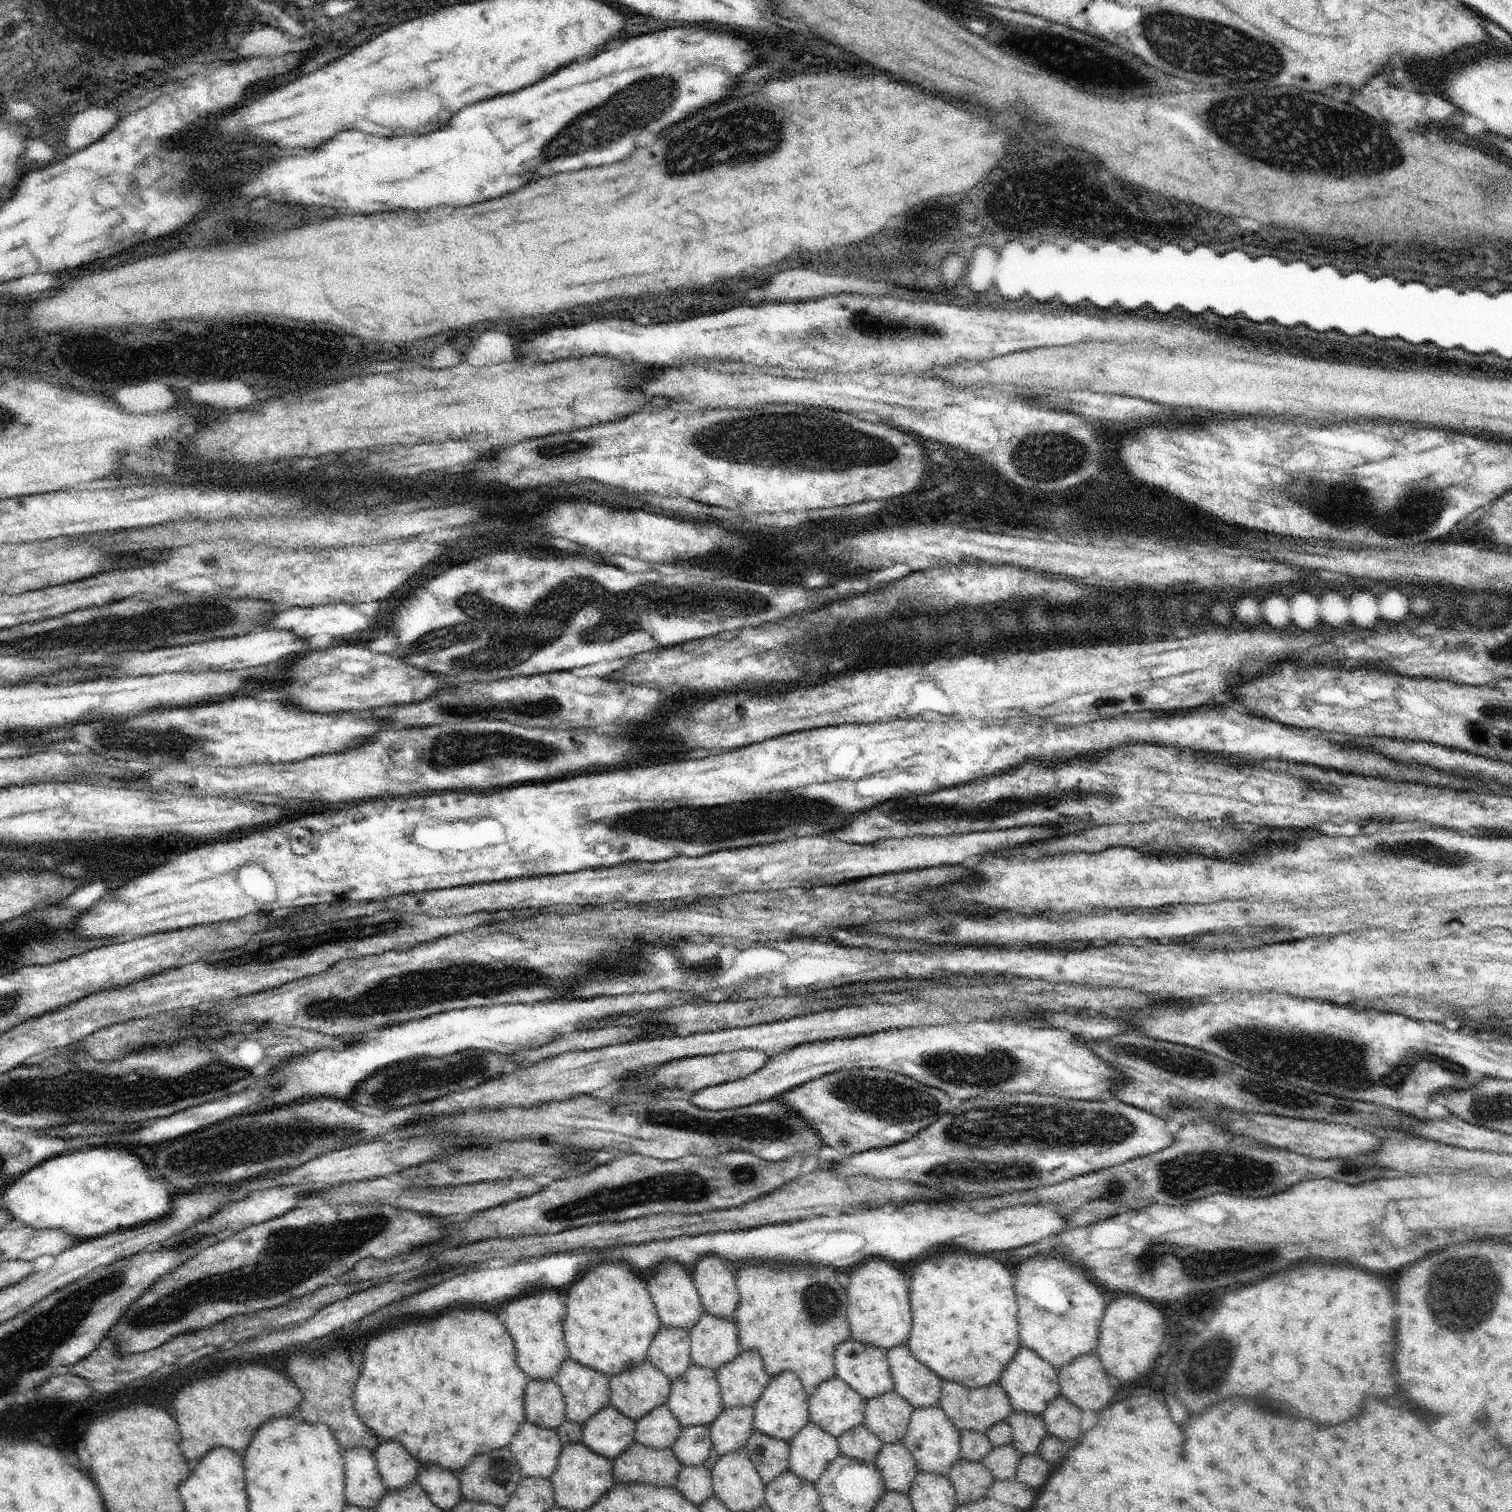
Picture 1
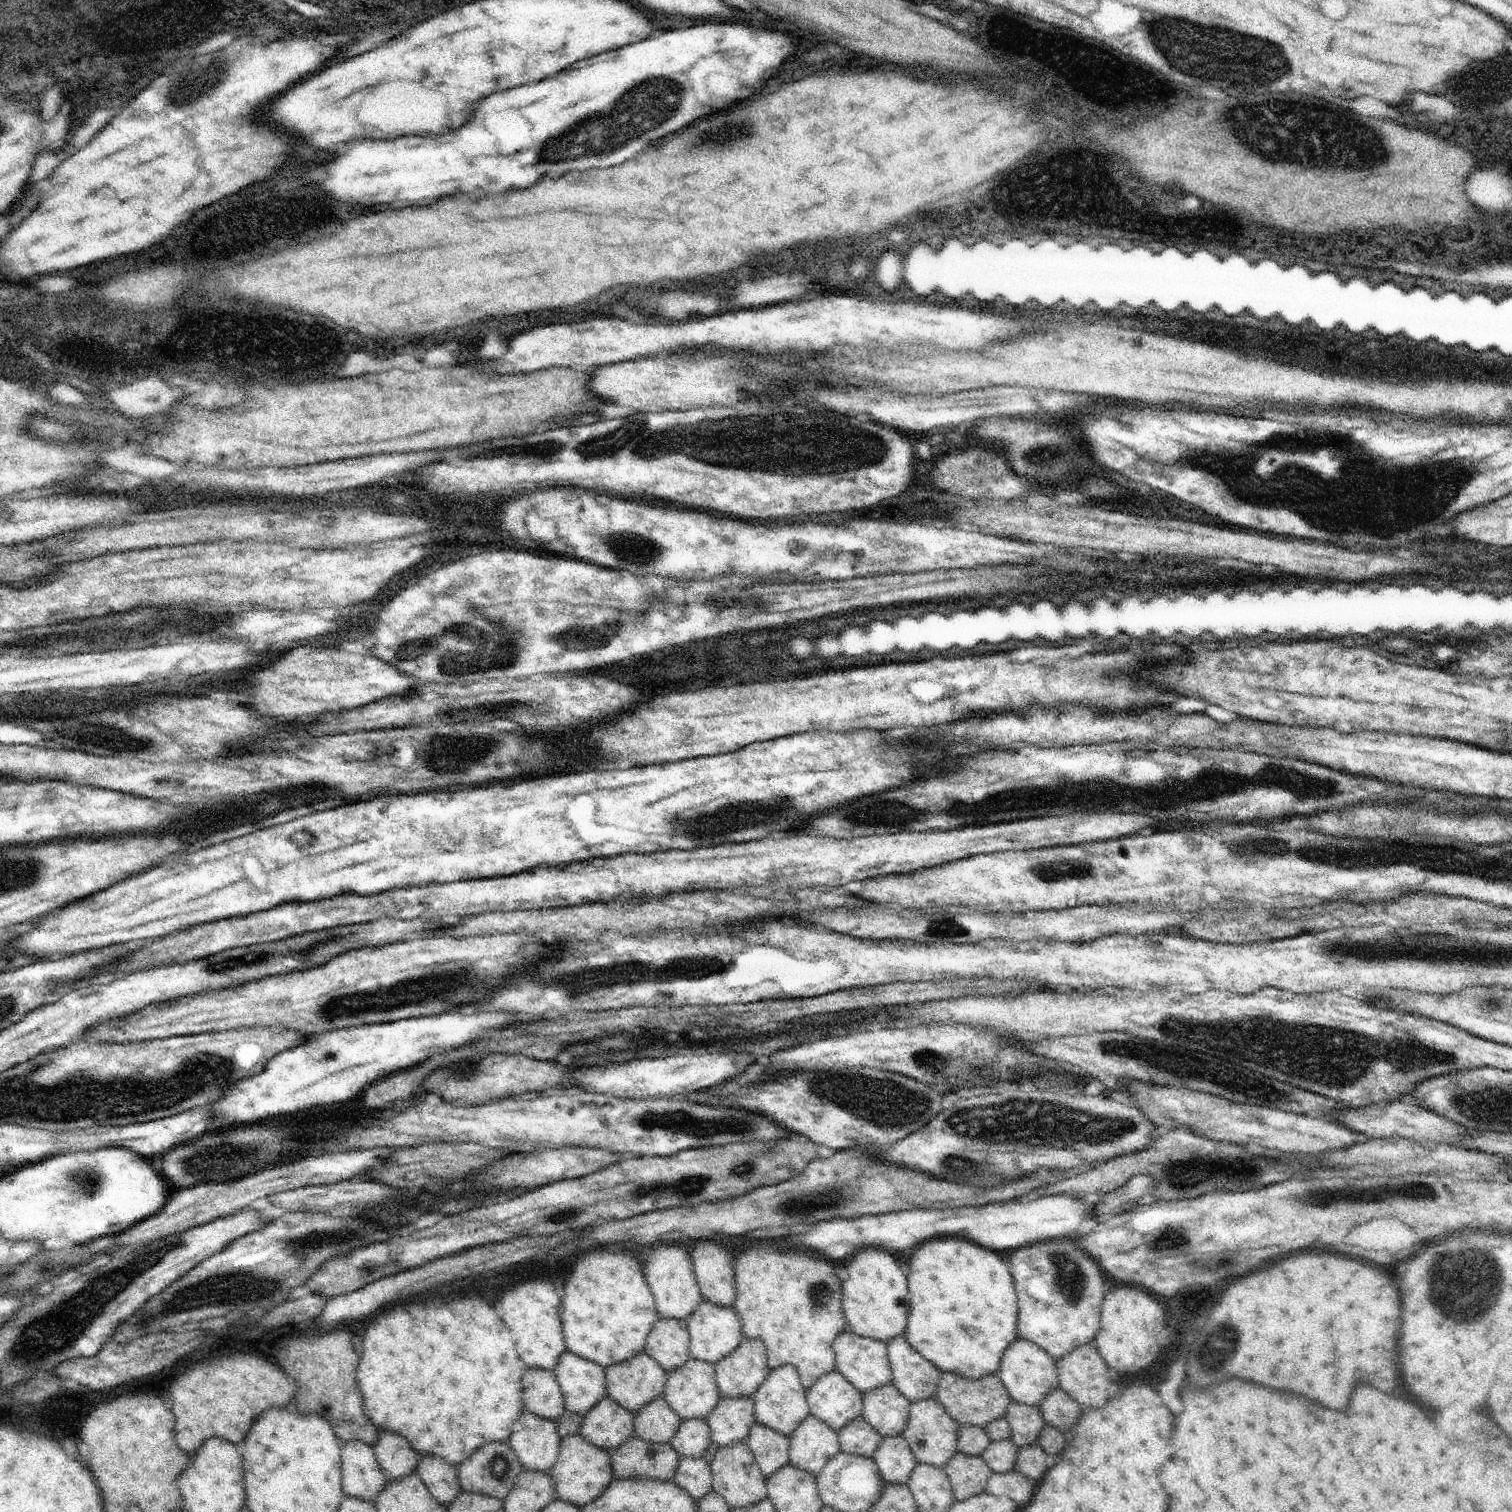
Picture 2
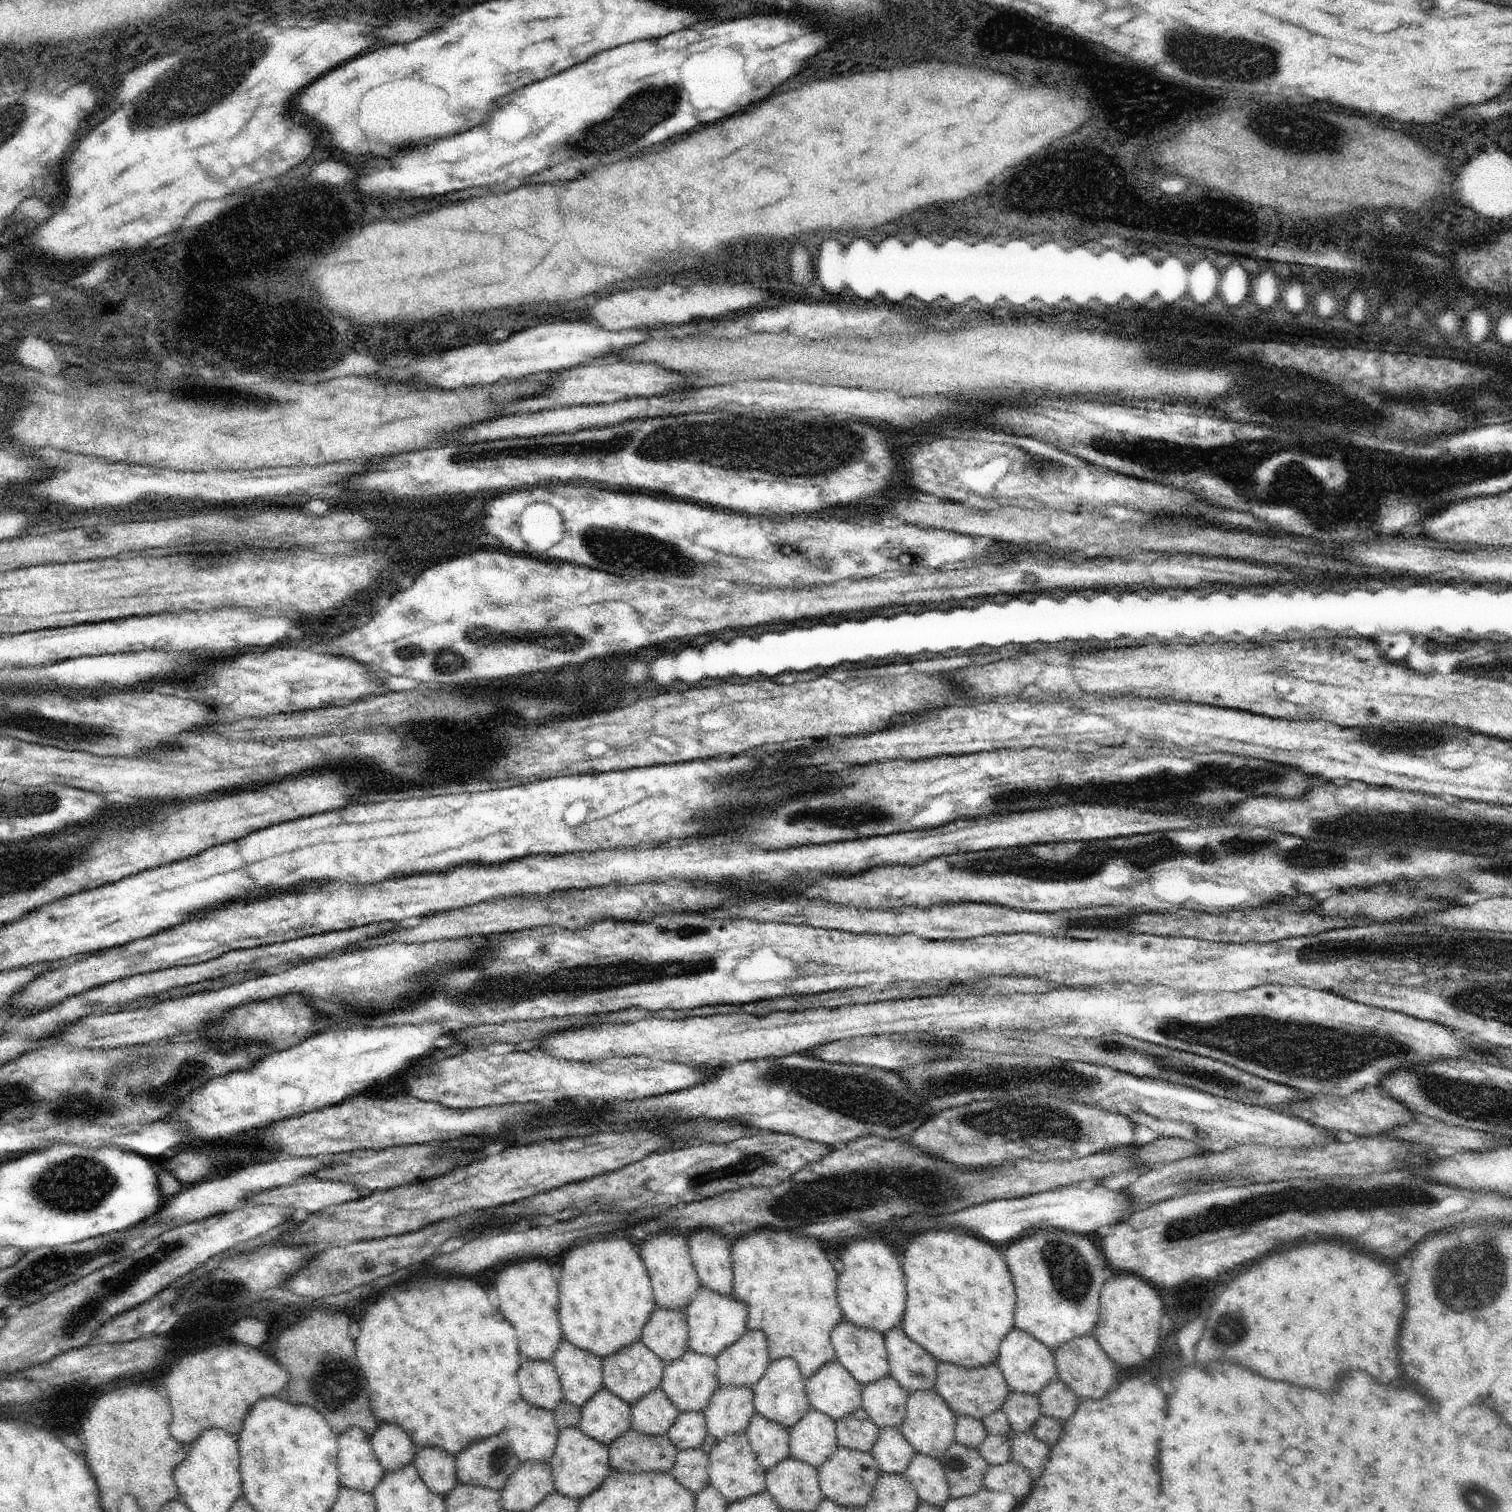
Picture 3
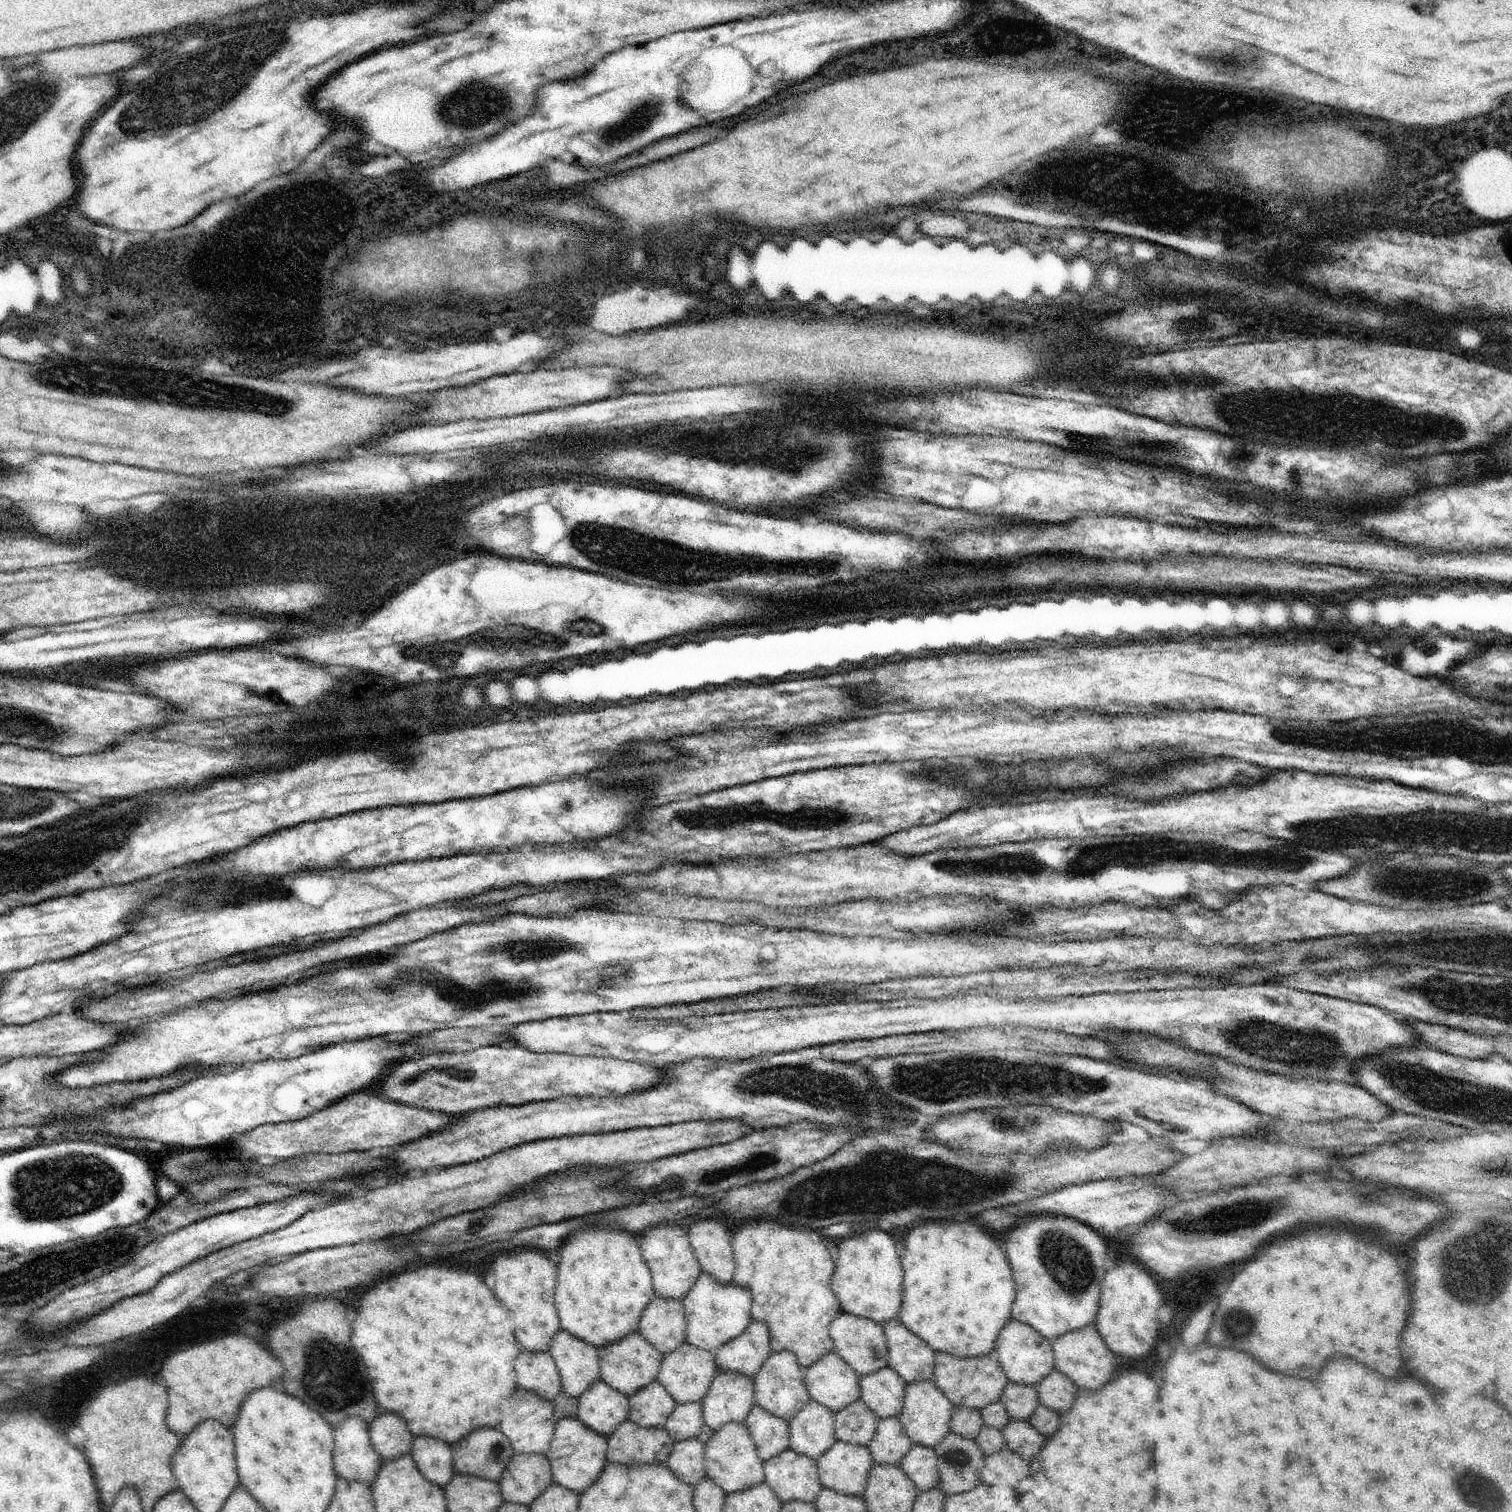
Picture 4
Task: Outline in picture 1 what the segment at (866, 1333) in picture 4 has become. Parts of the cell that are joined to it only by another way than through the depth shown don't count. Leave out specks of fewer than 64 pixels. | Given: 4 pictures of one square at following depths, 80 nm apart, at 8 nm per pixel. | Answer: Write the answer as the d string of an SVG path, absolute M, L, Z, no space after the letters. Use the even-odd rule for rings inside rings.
M848 1338L836 1347L834 1362L836 1376L866 1401L894 1388L883 1348Z

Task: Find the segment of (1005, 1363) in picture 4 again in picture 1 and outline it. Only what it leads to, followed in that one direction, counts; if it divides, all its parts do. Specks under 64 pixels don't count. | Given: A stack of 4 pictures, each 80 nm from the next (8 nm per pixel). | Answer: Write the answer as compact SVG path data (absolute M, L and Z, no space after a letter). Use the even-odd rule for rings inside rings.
M1020 1346L1004 1368L998 1383L1008 1395L1013 1411L1040 1415L1061 1394L1057 1371L1051 1362L1042 1358L1035 1350Z

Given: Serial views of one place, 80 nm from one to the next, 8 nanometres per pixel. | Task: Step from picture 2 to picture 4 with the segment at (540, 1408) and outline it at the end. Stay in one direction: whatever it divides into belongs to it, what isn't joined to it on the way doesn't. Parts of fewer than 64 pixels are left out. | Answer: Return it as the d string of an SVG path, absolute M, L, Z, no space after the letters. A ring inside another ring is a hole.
M522 1350L522 1354L516 1358L514 1372L516 1382L522 1388L538 1394L548 1402L553 1402L562 1391L560 1374L549 1352Z

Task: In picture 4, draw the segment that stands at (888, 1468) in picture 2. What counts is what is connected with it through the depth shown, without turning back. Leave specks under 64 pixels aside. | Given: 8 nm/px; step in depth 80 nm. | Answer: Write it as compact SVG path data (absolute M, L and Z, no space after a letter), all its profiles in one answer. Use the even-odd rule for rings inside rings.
M896 1416L879 1420L876 1432L868 1444L874 1463L884 1465L900 1465L910 1446L912 1442Z

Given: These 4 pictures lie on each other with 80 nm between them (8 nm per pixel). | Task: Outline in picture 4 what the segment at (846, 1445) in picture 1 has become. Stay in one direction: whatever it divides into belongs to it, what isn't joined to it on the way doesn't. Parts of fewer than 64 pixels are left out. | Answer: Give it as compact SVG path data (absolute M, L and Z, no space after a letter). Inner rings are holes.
M862 1400L852 1402L835 1414L835 1436L837 1440L868 1446L876 1432L879 1420L868 1410Z

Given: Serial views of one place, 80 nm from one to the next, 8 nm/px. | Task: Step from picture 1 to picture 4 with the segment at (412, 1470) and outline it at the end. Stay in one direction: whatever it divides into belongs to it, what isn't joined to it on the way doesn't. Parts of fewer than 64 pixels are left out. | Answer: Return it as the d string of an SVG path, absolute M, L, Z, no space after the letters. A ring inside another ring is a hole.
M380 1414L369 1424L370 1439L376 1454L383 1462L392 1462L410 1454L414 1436L408 1432L408 1426L396 1414Z

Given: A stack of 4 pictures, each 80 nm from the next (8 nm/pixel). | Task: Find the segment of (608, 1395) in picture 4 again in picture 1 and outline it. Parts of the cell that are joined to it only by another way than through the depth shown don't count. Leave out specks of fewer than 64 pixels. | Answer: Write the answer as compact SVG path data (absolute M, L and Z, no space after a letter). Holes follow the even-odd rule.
M609 1404L584 1423L581 1440L612 1461L635 1442L635 1426L631 1418Z

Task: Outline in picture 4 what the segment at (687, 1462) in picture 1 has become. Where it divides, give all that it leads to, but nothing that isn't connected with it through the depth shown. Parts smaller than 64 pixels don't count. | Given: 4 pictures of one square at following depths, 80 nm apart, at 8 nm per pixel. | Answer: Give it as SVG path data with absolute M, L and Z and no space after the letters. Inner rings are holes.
M701 1402L678 1404L673 1414L670 1414L665 1430L675 1443L698 1438L704 1426L703 1407Z

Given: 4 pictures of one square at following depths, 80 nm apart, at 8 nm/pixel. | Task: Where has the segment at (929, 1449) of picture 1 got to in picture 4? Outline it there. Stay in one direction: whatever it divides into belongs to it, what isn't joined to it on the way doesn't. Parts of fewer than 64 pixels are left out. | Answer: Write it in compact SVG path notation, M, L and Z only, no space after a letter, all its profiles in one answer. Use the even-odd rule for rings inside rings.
M912 1382L906 1388L906 1396L904 1398L904 1408L898 1416L905 1434L910 1438L912 1444L918 1446L926 1446L926 1448L936 1448L948 1434L951 1432L950 1424L952 1422L952 1414L954 1414L954 1406L944 1394L938 1390L933 1382Z

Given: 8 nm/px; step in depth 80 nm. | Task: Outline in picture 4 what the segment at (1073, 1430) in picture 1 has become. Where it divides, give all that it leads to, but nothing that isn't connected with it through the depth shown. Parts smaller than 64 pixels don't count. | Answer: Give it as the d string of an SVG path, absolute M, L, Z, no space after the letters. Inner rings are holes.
M1052 1369L1037 1385L1039 1402L1044 1406L1055 1410L1058 1414L1064 1414L1078 1392L1079 1386L1071 1381L1064 1373Z

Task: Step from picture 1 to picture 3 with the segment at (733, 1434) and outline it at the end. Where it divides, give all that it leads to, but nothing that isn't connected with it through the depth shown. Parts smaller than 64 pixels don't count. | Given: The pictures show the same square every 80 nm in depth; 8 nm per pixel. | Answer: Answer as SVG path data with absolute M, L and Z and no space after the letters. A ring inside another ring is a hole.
M719 1386L703 1414L707 1430L701 1450L708 1455L714 1444L722 1438L746 1433L755 1414L753 1390L748 1386Z

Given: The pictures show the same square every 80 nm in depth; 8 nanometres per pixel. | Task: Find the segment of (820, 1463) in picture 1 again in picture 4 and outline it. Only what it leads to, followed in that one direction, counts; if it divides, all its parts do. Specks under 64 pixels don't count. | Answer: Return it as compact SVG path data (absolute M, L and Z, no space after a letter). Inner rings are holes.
M811 1401L789 1422L789 1449L817 1460L836 1442L835 1414Z

